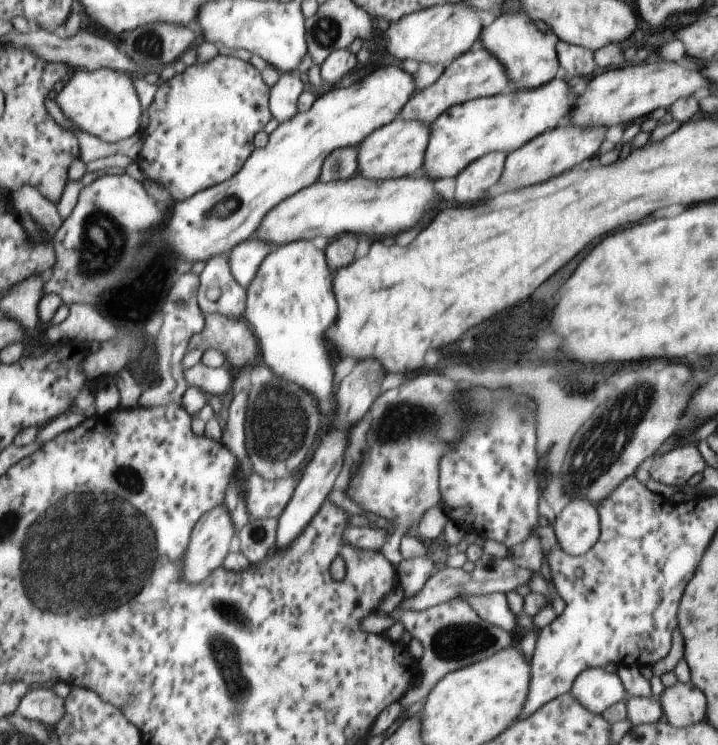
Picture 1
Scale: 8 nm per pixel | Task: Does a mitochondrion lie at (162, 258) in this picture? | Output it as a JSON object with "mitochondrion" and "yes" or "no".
{"mitochondrion":"yes"}

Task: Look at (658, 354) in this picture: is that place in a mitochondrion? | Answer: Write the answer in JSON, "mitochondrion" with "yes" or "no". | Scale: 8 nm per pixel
{"mitochondrion":"no"}

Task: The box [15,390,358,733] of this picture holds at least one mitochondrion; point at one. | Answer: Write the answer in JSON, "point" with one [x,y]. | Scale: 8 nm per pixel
{"point":[76,585]}

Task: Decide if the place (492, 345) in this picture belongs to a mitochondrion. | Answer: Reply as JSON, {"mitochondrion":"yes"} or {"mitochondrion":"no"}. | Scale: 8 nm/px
{"mitochondrion":"no"}

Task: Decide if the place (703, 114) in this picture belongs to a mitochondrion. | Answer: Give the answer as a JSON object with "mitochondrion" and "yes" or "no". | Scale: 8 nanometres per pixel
{"mitochondrion":"no"}

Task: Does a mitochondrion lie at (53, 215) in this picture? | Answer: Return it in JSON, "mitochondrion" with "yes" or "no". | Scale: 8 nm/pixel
{"mitochondrion":"no"}

